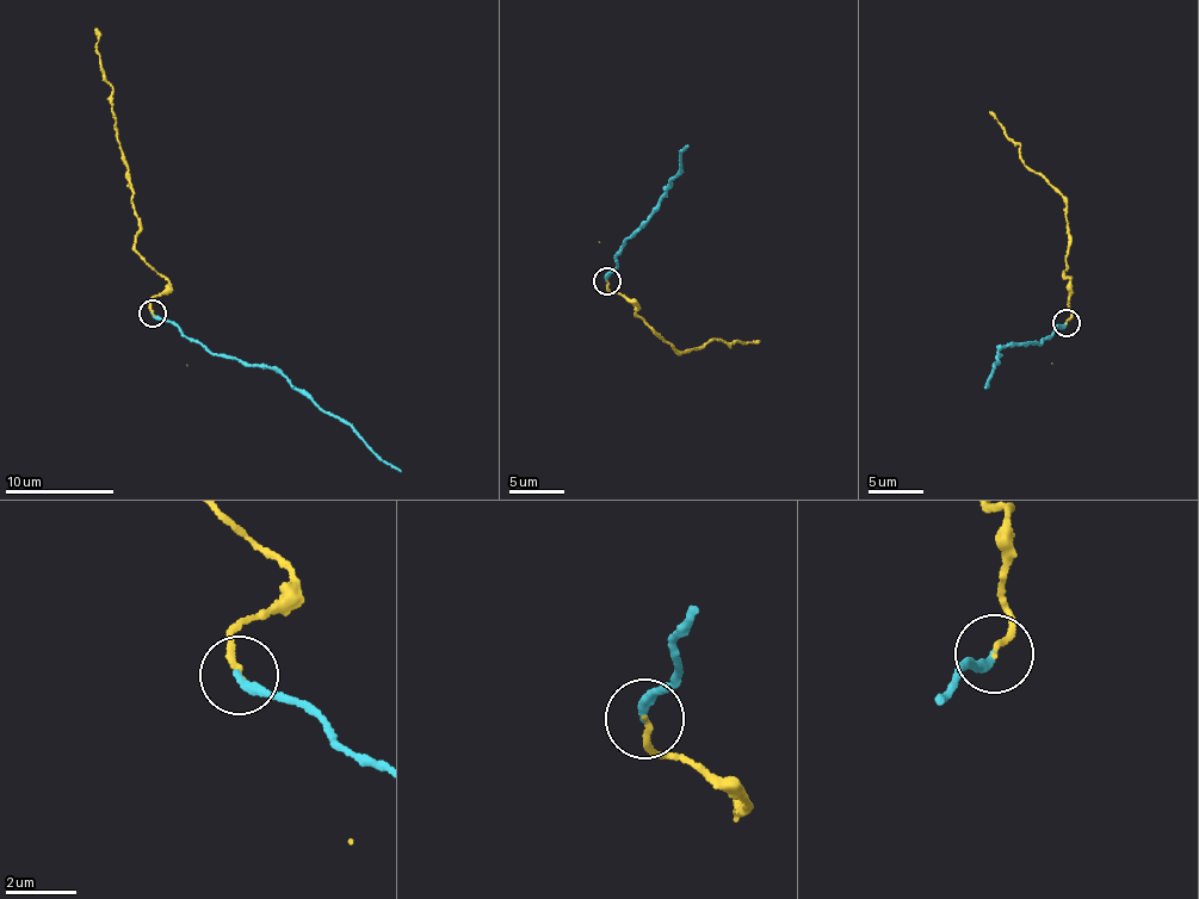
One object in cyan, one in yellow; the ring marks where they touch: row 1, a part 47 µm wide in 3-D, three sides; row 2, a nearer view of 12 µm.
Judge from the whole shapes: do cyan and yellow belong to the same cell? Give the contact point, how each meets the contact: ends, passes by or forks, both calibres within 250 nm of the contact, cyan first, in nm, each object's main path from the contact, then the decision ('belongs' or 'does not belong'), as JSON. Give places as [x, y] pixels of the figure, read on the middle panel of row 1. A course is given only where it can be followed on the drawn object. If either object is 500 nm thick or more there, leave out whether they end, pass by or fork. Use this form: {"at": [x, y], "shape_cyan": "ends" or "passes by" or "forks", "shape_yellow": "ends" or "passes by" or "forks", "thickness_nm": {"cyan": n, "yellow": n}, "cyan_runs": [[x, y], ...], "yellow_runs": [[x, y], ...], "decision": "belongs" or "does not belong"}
{"at": [606, 280], "shape_cyan": "ends", "shape_yellow": "ends", "thickness_nm": {"cyan": 240, "yellow": 140}, "cyan_runs": [[606, 280], [626, 240], [646, 224], [662, 194], [680, 172], [678, 155], [687, 146]], "yellow_runs": [[606, 280], [612, 293], [640, 307], [634, 305], [636, 314], [681, 354], [715, 339], [729, 346], [760, 340]], "decision": "does not belong"}

